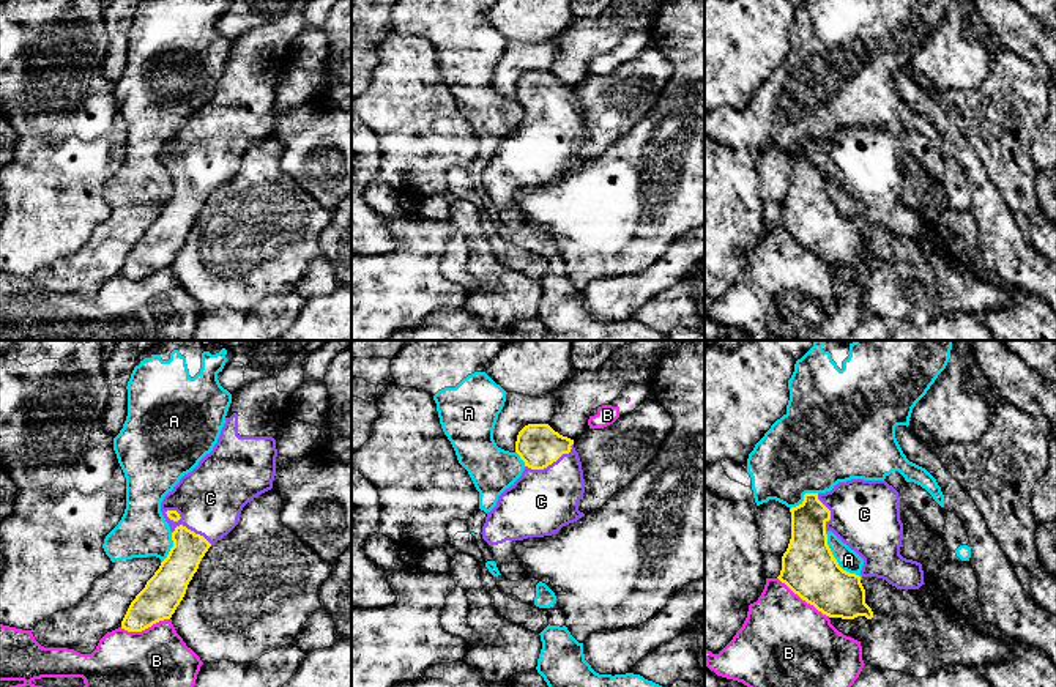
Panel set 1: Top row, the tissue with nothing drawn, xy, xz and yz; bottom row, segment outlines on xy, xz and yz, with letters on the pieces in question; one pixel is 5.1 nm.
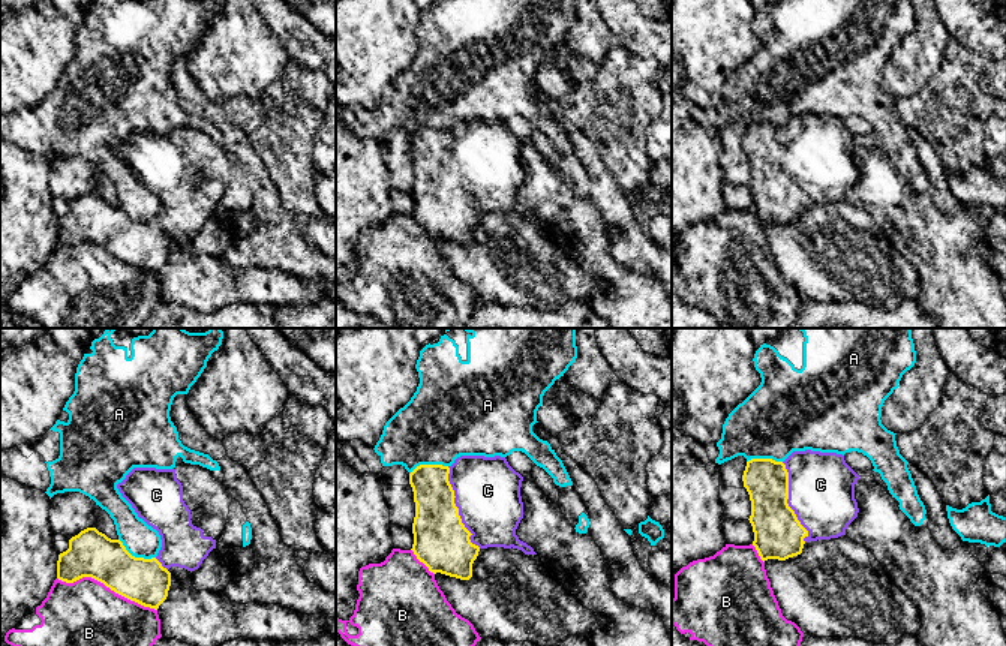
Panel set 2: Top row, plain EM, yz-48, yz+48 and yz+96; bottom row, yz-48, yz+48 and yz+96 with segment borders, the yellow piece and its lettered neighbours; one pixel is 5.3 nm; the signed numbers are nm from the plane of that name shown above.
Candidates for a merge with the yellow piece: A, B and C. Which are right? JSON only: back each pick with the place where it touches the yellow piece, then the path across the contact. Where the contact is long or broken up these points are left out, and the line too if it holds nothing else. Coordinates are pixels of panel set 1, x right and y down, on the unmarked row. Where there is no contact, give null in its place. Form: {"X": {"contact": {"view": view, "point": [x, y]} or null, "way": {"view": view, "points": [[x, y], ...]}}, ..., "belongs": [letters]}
{"C": {"contact": {"view": "xz", "point": [550, 111]}}, "belongs": ["C"]}

